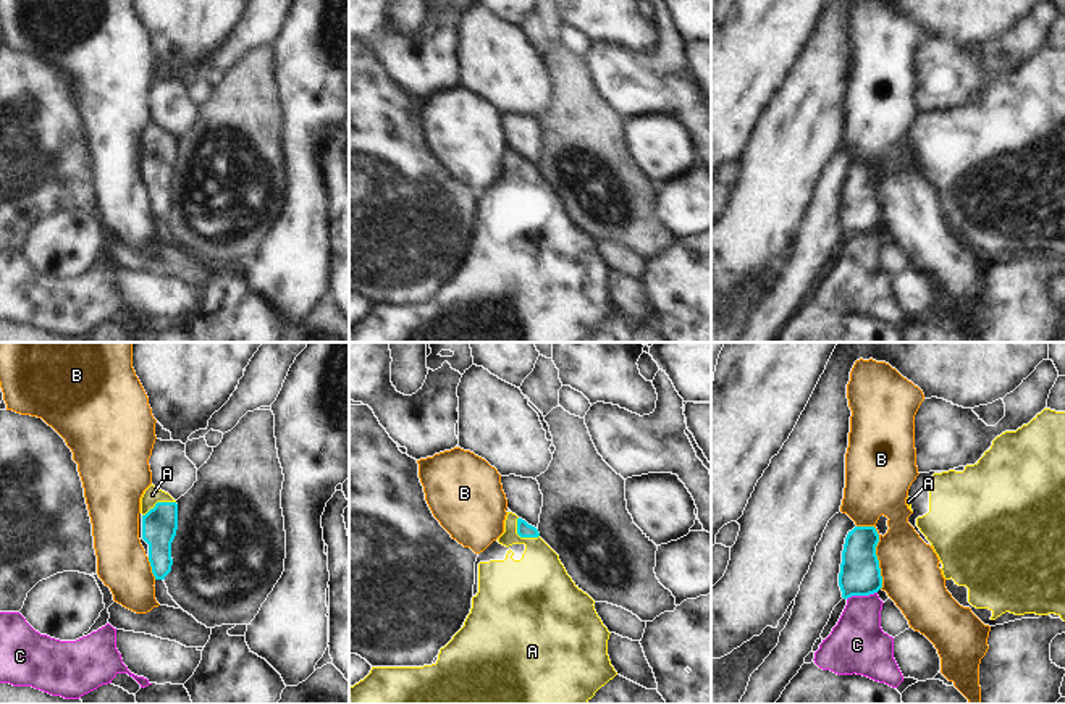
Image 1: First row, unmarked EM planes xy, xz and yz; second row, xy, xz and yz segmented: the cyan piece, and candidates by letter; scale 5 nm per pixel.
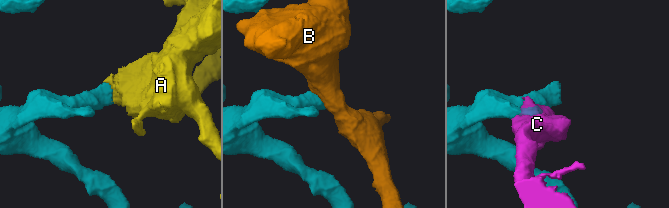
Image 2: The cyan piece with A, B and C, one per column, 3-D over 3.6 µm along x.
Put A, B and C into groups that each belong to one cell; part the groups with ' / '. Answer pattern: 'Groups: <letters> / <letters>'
Groups: A / B / C.

